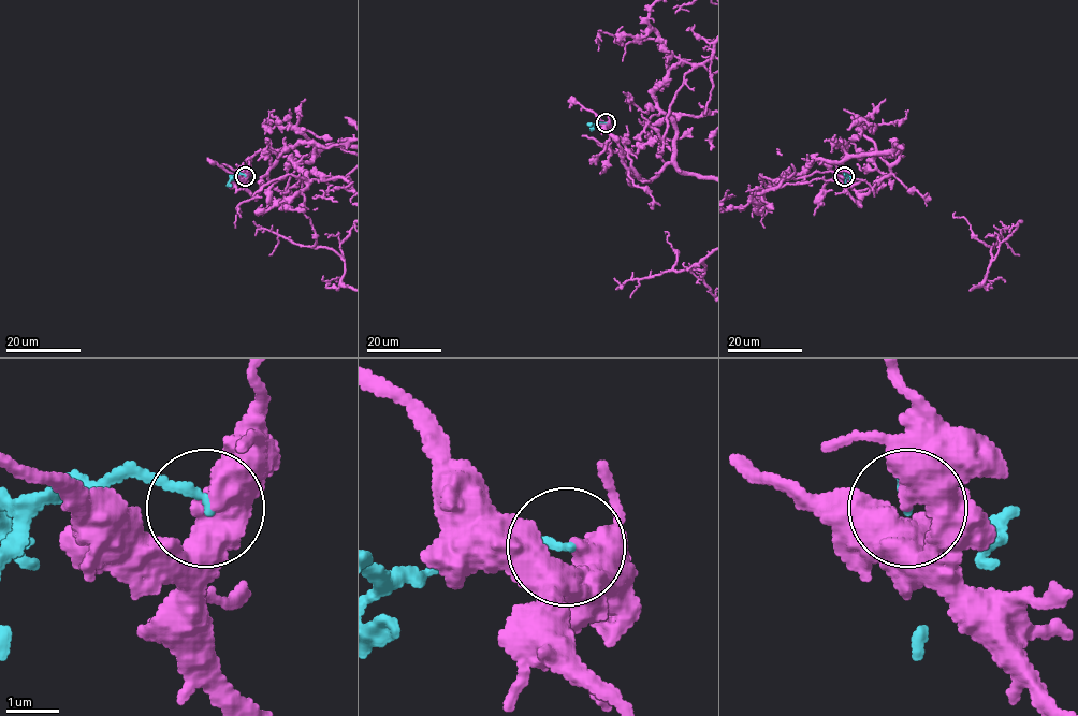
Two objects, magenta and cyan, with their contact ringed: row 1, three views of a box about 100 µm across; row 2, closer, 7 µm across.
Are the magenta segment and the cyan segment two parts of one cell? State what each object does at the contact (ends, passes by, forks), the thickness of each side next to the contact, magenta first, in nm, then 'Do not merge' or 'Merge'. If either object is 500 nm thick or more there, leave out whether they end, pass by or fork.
Thickness 650 nm (magenta) against 160 nm. Do not merge

